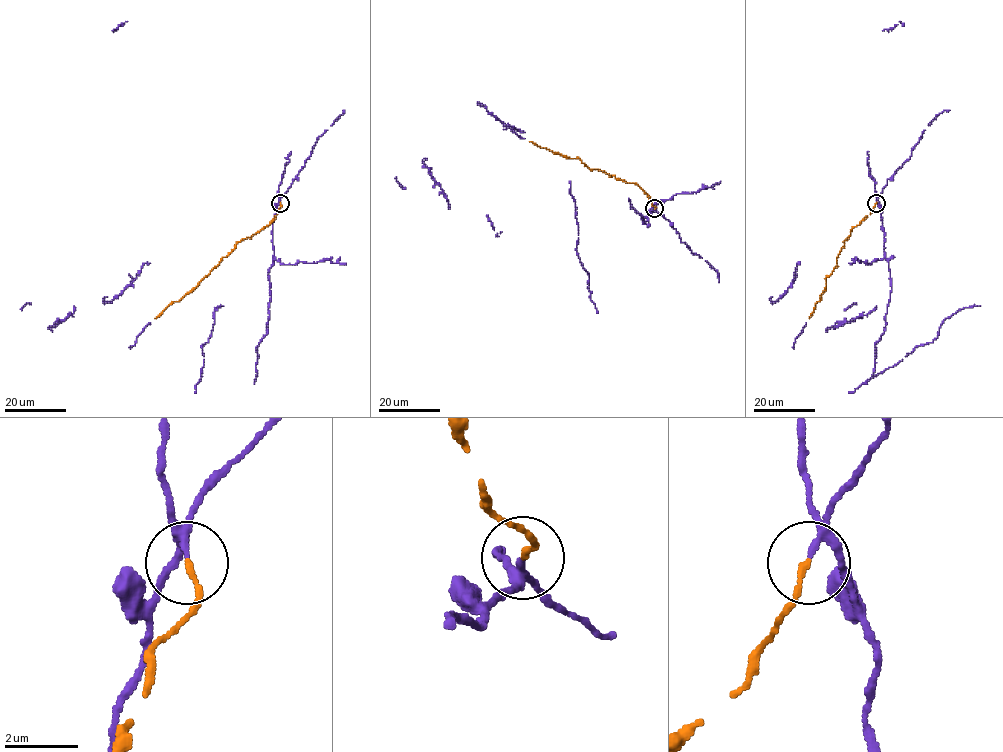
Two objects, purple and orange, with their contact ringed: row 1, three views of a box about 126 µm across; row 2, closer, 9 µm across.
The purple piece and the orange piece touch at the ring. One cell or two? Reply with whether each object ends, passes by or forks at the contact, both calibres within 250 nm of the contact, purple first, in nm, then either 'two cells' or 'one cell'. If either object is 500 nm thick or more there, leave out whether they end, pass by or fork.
purple forks; orange ends; calibres 150 and 160 nm; one cell

